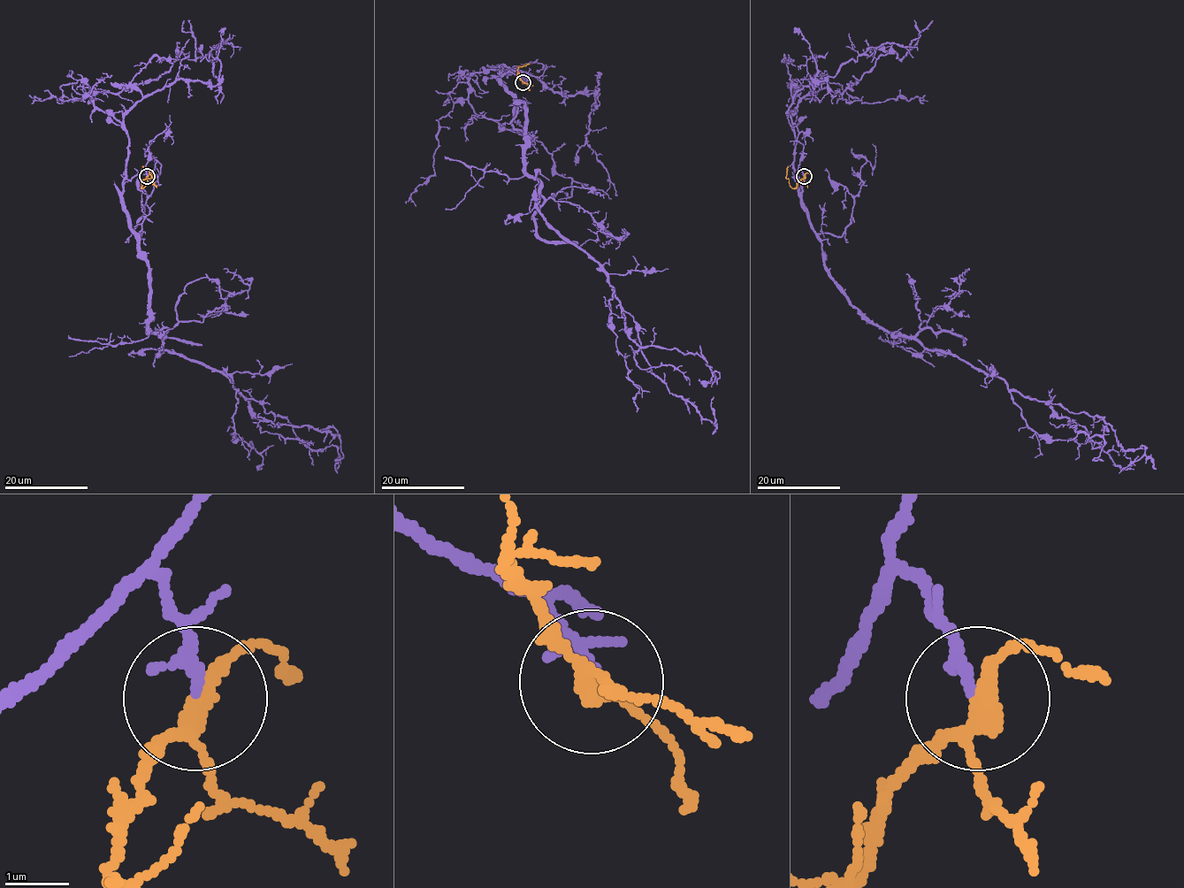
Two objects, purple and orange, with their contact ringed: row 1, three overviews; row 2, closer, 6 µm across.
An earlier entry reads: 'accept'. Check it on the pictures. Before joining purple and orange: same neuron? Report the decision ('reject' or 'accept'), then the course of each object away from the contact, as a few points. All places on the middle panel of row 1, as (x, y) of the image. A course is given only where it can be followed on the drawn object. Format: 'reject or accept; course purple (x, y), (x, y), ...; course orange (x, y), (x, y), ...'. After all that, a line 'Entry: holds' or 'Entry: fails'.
accept; course purple (523, 82), (507, 72), (498, 80), (524, 105), (539, 214), (599, 264), (672, 394), (712, 423), (714, 396); course orange (523, 82), (518, 76), (518, 66), (528, 65), (518, 65)
Entry: holds

